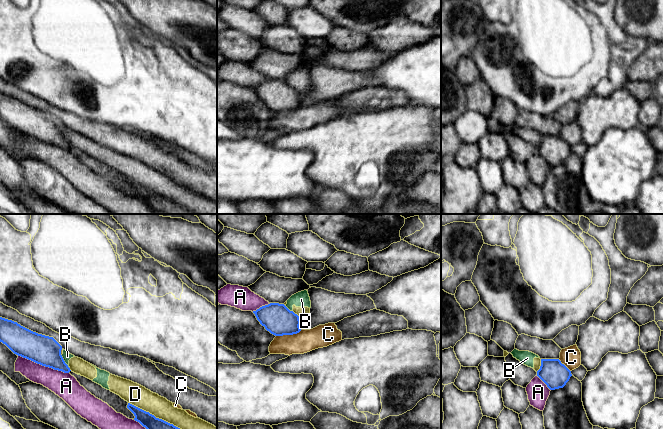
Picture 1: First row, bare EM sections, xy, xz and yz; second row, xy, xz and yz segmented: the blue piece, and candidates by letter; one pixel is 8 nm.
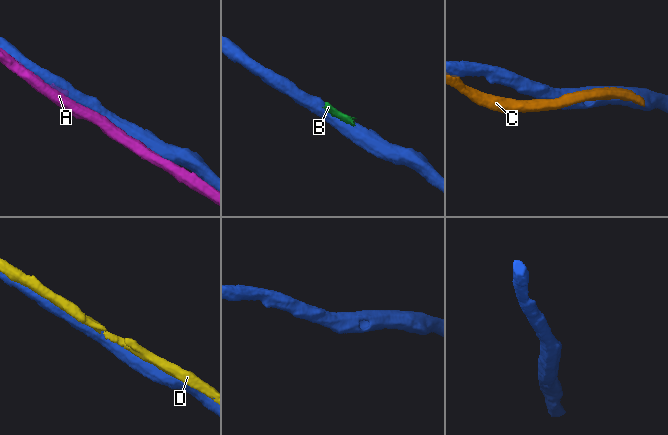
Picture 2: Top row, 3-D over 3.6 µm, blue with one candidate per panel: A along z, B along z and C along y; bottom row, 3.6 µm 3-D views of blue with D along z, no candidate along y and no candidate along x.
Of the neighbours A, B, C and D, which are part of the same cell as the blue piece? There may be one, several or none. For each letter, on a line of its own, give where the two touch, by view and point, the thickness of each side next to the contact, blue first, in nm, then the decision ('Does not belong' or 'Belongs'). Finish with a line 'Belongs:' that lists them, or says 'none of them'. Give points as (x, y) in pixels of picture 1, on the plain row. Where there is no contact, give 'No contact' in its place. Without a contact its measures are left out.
A: Touches blue at xy (43, 141). Thickness 240 nm (blue) against 200 nm. Does not belong
B: Touches blue at xy (64, 138). Thickness 240 nm (blue) against 70 nm. Does not belong
C: Touches blue at xz (288, 110). Thickness 240 nm (blue) against 180 nm. Does not belong
D: Touches blue at xy (161, 195). Thickness 200 nm (blue) against 170 nm. Does not belong
Belongs: none of them

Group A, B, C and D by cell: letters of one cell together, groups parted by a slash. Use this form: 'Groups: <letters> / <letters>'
Groups: A / B D / C

